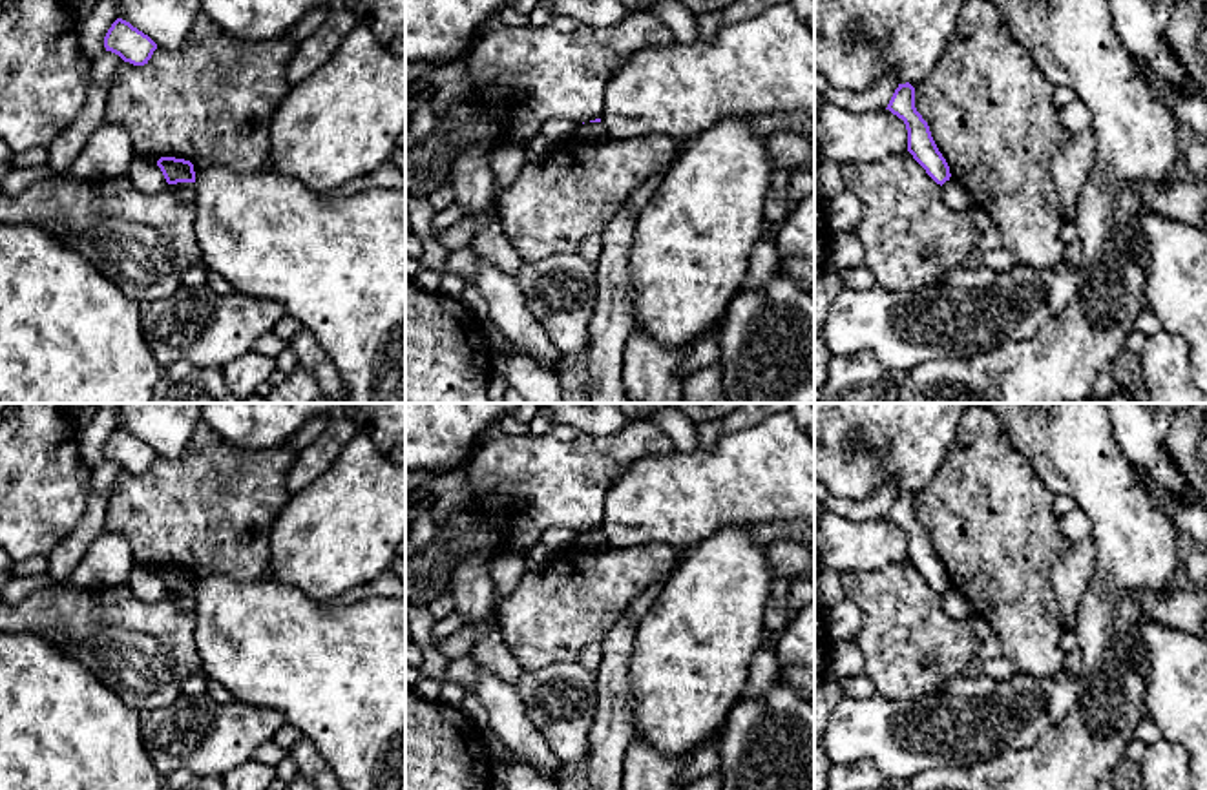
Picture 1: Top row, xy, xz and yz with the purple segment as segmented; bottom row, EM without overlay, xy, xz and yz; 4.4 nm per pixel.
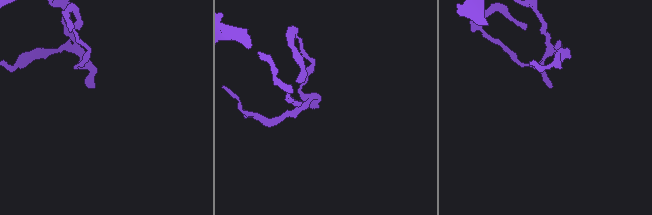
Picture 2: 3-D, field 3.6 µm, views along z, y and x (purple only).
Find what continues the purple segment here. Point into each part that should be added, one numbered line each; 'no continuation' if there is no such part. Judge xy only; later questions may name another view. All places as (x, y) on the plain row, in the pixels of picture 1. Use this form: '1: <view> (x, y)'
no continuation

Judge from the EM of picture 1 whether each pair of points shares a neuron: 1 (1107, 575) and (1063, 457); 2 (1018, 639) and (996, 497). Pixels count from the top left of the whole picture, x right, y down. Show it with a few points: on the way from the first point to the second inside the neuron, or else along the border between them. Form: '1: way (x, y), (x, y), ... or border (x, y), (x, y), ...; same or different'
1: way (1109, 546), (1109, 502), (1092, 486); same
2: way (1005, 604), (999, 531); same

